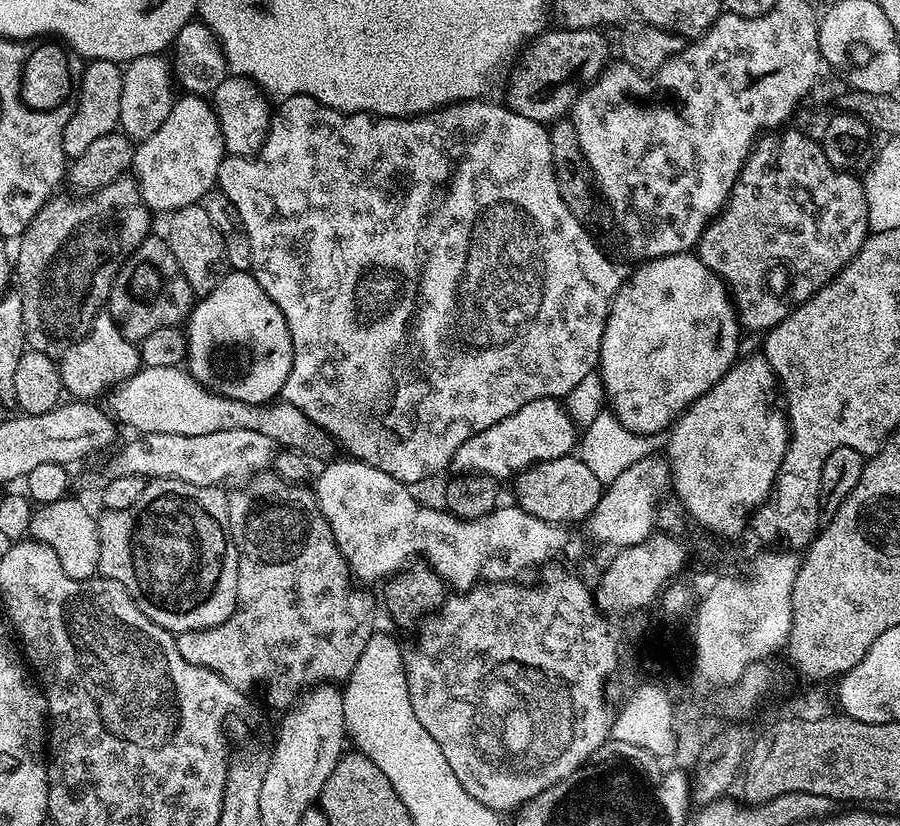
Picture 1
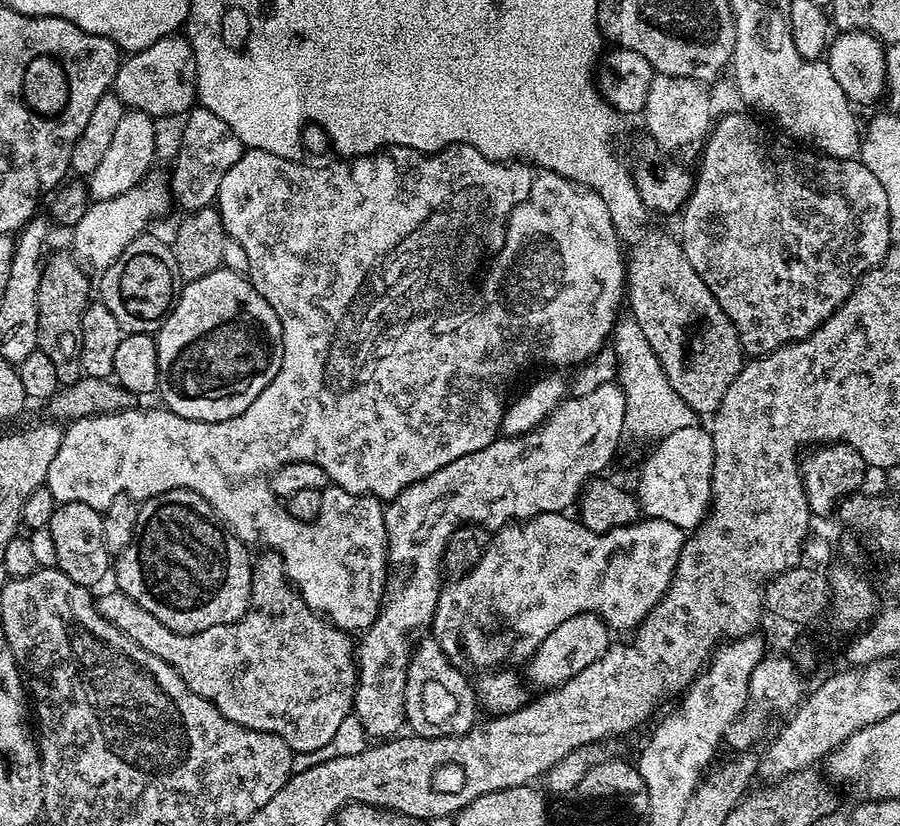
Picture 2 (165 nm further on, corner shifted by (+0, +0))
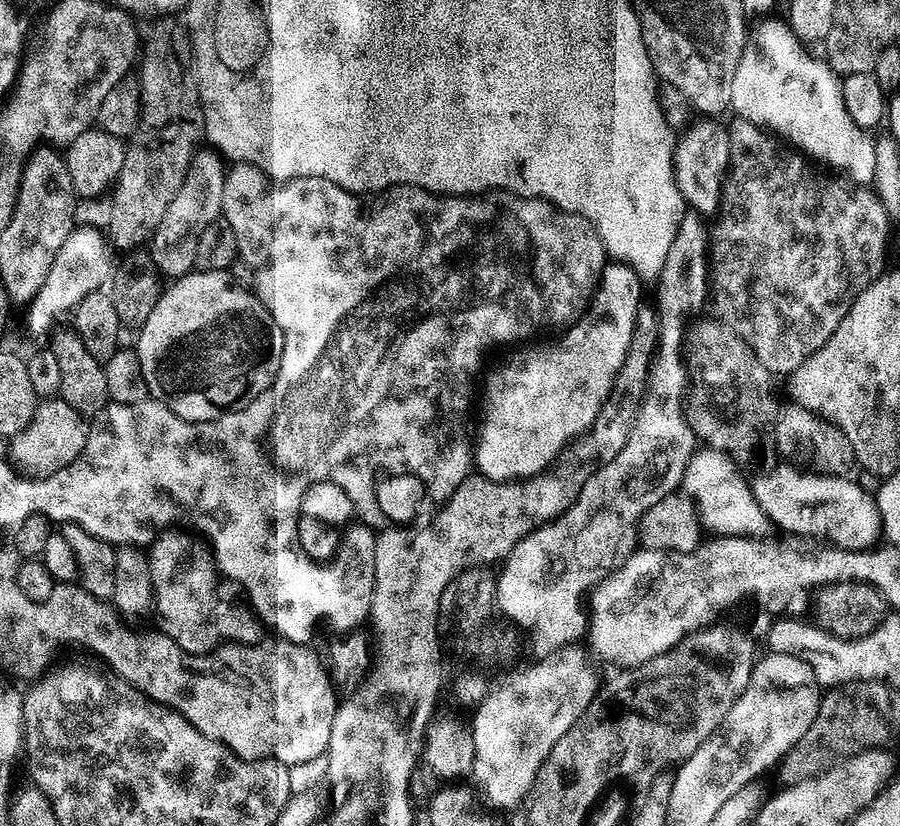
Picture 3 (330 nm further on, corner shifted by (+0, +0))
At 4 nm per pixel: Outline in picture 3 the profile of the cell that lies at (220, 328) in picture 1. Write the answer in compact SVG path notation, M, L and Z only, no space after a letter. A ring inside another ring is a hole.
M193 270L180 277L179 280L173 280L161 291L160 297L156 299L154 310L150 310L150 318L146 318L144 324L139 325L138 332L140 337L134 343L134 351L138 362L142 366L142 378L146 378L148 395L159 404L165 404L171 412L178 414L178 418L189 420L190 422L206 422L207 420L216 420L223 412L231 412L232 409L248 404L262 390L269 388L278 374L278 366L282 362L282 330L278 330L278 322L266 310L266 306L256 297L255 291L249 290L243 284L237 284L227 271L206 272L203 270Z

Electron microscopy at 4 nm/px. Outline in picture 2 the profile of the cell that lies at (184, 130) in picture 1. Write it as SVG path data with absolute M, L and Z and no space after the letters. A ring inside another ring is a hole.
M153 170L144 177L140 183L135 184L124 194L118 194L118 198L106 198L105 200L92 200L88 205L86 214L71 229L72 244L75 255L85 265L93 264L97 270L103 270L116 261L118 254L134 242L134 238L145 231L144 228L151 220L164 216L168 207L173 207L174 197L170 187L170 180L159 170Z

